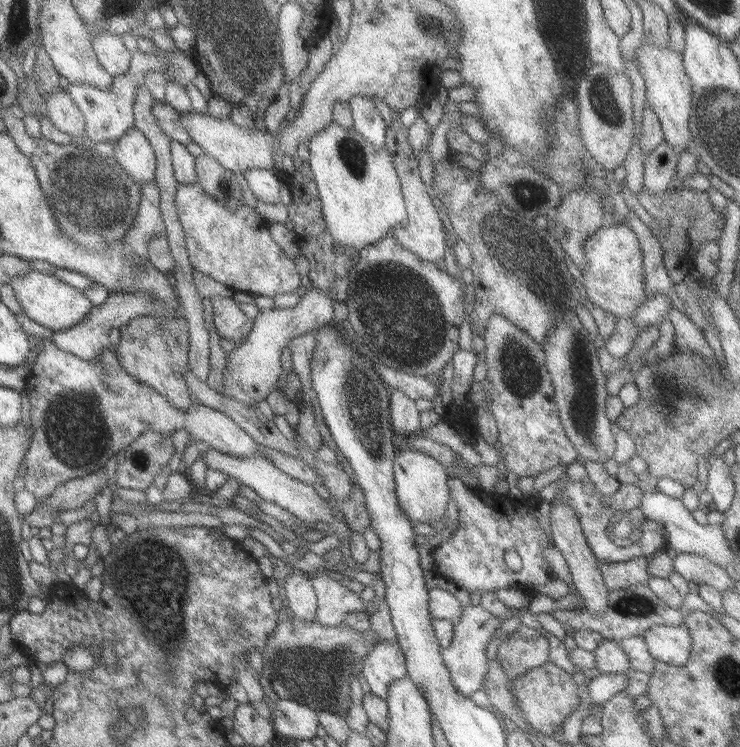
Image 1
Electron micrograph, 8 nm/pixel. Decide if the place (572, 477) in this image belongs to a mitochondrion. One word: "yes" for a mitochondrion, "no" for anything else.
no

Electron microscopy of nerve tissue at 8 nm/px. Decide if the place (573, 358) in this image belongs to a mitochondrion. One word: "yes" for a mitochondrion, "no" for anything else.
yes

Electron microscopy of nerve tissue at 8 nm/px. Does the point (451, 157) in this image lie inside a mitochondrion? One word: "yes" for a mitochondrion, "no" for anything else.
no

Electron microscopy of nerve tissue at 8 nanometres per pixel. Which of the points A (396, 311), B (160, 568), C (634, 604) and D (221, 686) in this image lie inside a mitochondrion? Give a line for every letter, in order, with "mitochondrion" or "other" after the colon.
A: mitochondrion
B: mitochondrion
C: mitochondrion
D: other

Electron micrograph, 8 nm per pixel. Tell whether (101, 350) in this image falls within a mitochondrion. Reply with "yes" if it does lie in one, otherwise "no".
no

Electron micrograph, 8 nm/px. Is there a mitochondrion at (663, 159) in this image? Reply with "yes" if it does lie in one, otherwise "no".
no

